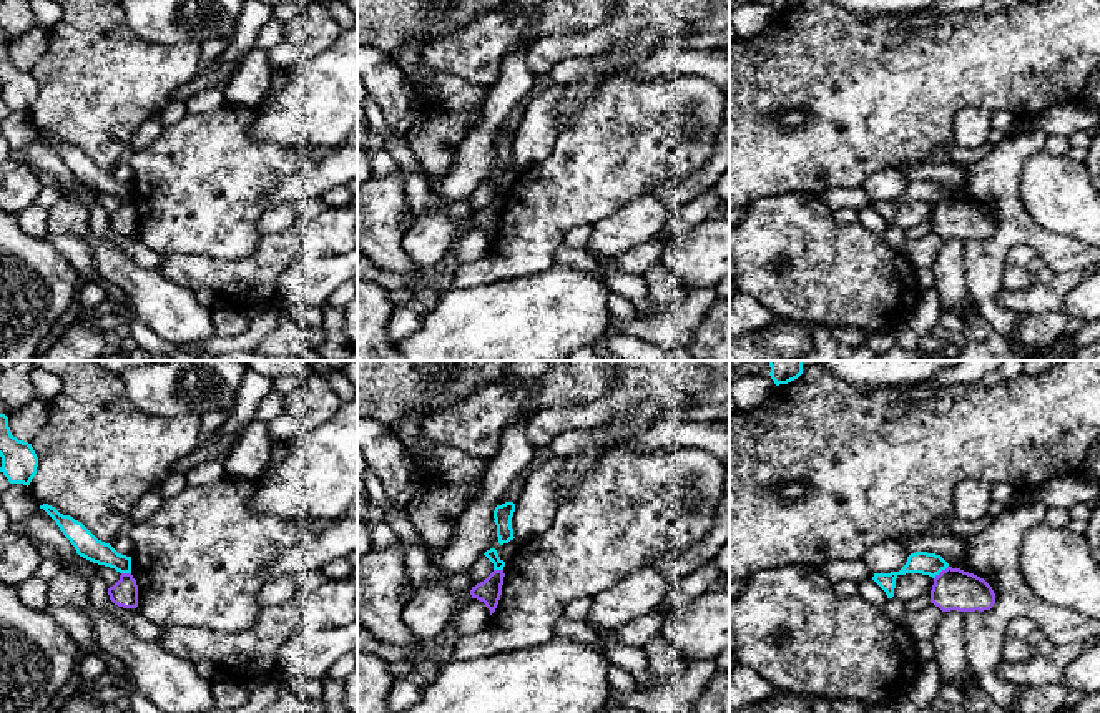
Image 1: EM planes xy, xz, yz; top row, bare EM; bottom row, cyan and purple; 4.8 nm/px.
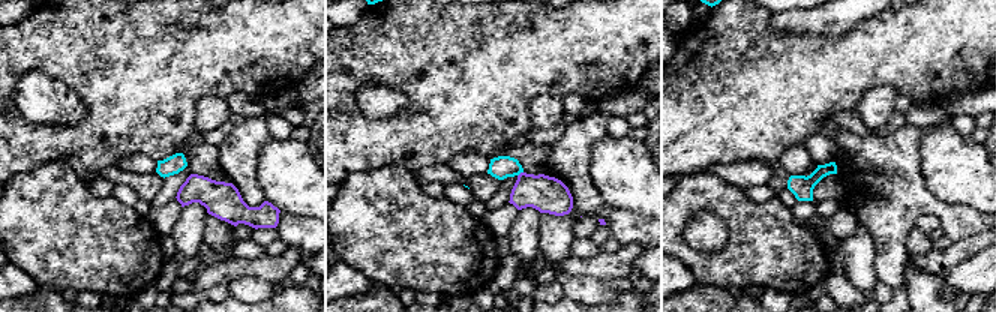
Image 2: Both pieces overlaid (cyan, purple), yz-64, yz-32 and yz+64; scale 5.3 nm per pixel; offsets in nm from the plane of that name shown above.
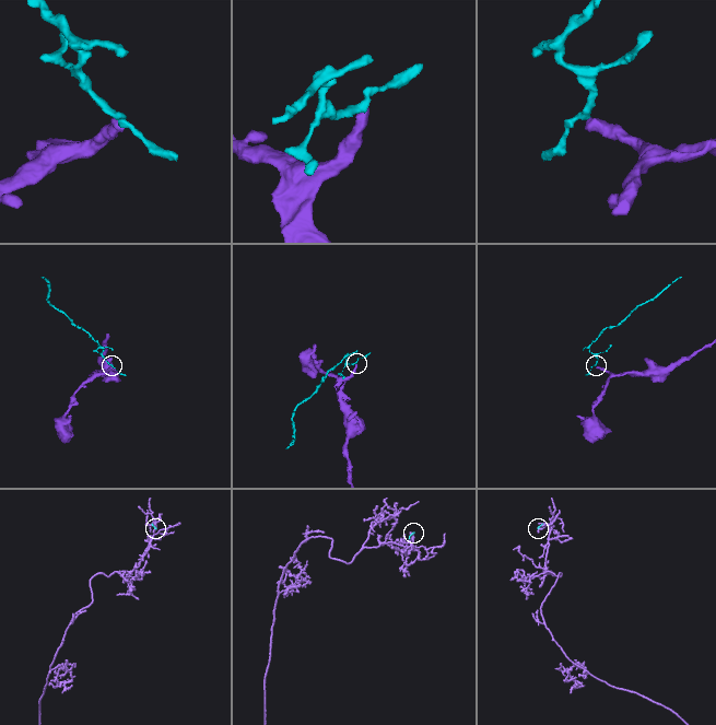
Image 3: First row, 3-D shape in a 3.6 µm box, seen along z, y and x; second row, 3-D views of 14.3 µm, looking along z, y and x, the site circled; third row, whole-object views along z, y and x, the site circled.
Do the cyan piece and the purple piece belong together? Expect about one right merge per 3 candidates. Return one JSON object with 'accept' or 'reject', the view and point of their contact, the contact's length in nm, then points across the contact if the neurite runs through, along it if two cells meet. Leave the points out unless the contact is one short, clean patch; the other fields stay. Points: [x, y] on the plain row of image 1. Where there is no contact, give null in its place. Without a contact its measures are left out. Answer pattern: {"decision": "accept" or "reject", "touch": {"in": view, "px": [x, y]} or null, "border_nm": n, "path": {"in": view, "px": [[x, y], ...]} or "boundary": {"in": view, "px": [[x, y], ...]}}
{"decision": "reject", "touch": {"in": "yz", "px": [941, 198]}, "border_nm": 100, "boundary": {"in": "yz", "px": [[947, 193], [934, 206]]}}

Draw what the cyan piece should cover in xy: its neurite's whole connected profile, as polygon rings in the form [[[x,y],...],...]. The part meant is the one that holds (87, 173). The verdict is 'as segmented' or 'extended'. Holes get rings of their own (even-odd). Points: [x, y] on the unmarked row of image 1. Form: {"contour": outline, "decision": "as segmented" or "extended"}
{"contour": [[[43,131],[40,136],[56,150],[80,184],[120,201],[131,201],[131,184],[118,181],[110,171],[98,168],[81,150],[60,141],[55,135]]], "decision": "as segmented"}

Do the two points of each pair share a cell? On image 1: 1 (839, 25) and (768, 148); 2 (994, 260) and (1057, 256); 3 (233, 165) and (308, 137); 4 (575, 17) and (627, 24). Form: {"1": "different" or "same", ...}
{"1": "same", "2": "same", "3": "different", "4": "different"}

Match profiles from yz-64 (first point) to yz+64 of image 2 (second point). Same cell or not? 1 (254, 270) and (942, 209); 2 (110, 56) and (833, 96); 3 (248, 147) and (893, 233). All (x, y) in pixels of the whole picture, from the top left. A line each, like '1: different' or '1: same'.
1: different
2: same
3: same

